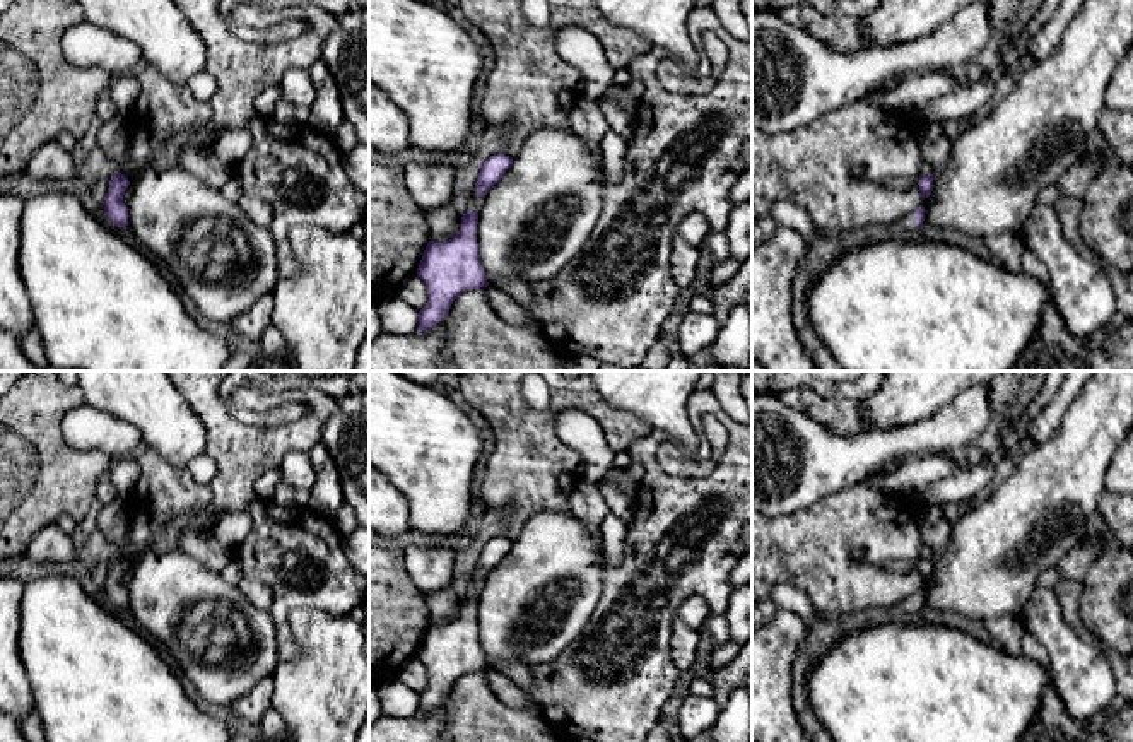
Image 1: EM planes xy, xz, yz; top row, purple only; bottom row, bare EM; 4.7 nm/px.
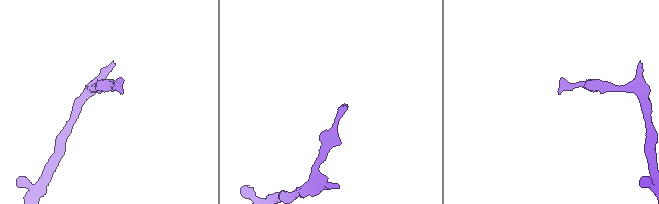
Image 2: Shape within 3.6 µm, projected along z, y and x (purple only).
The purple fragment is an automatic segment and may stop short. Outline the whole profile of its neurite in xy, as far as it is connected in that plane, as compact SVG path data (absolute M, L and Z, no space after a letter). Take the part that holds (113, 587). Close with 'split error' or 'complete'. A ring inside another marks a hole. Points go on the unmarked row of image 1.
M116 556L114 559L111 559L109 571L103 585L106 598L111 602L113 609L123 612L126 612L128 609L128 593L123 586L123 578L128 568L128 561L121 556Z; complete

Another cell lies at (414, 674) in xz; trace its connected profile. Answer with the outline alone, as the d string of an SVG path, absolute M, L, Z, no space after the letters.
M415 657L400 668L398 680L420 694L427 687L429 674L426 665Z

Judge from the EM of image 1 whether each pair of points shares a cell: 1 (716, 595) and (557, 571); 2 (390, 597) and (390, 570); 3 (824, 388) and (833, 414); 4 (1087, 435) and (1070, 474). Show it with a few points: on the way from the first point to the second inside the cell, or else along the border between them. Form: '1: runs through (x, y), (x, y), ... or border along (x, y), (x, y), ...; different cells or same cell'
1: border along (605, 563), (602, 585); different cells
2: runs through (390, 590), (390, 577); same cell
3: border along (809, 388), (827, 397), (851, 397), (860, 402); different cells
4: runs through (1084, 445), (1072, 464); same cell

